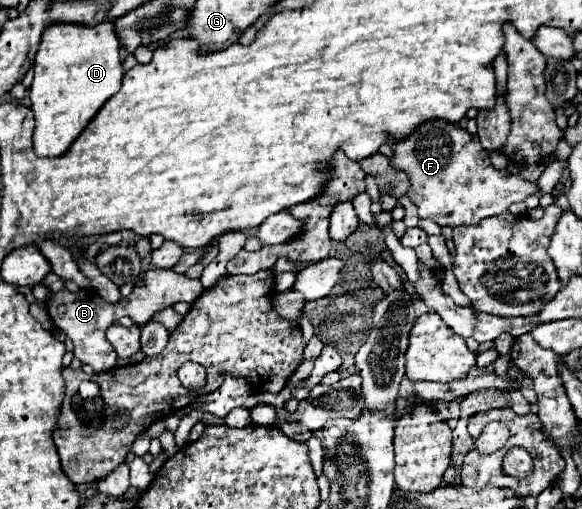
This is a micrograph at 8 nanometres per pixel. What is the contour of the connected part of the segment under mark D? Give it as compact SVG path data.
M113 22L97 26L53 24L45 30L35 56L35 78L29 88L35 116L33 150L37 156L57 158L85 130L101 106L121 88L119 82L119 38Z

